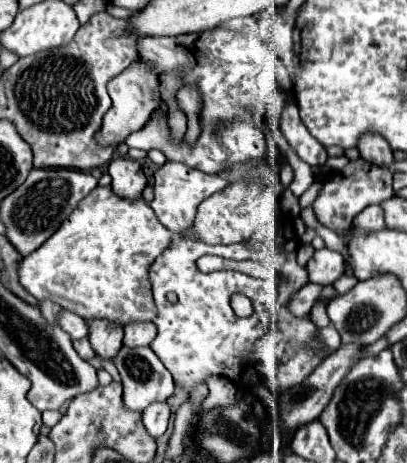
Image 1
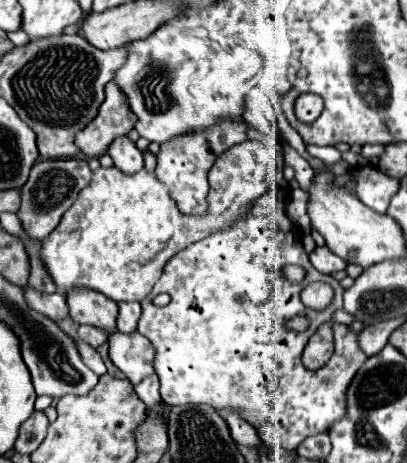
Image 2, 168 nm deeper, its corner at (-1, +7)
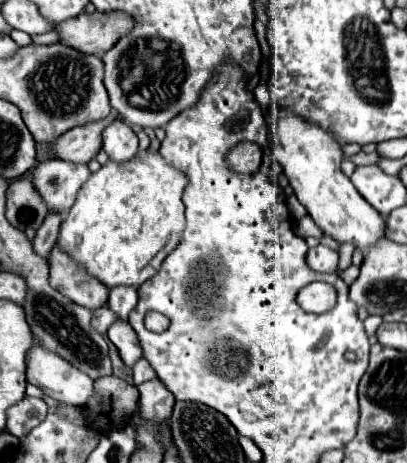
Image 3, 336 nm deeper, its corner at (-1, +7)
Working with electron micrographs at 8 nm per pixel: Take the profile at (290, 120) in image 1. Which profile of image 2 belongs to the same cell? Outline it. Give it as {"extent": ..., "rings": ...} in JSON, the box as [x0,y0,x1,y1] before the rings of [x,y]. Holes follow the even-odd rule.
{"extent":[308,146,342,164],"rings":[[[308,146],[308,152],[310,152],[314,158],[318,158],[318,160],[322,160],[322,162],[326,162],[326,164],[336,164],[336,162],[342,160],[342,154],[340,154],[334,146],[326,146],[326,148]]]}

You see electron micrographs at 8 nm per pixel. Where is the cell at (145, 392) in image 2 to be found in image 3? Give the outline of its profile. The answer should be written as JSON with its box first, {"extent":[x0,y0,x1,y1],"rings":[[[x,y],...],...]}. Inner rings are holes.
{"extent":[132,358,156,386],"rings":[[[142,358],[140,364],[134,366],[132,370],[134,370],[134,384],[136,384],[136,386],[140,386],[140,384],[144,384],[144,382],[156,378],[156,372],[154,372],[152,366],[148,364],[148,360],[144,360],[144,358]]]}

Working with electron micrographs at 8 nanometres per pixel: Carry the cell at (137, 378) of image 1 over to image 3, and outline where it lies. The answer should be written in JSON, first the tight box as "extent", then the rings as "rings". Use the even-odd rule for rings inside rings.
{"extent":[108,322,142,366],"rings":[[[114,322],[108,330],[110,342],[118,348],[118,354],[126,366],[134,366],[142,358],[142,348],[134,328],[128,322]]]}

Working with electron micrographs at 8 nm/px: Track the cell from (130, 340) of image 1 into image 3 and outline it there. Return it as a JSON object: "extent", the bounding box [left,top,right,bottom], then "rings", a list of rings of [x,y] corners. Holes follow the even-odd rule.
{"extent":[108,288,138,322],"rings":[[[112,288],[108,298],[108,308],[118,314],[118,320],[126,322],[130,312],[136,308],[138,294],[134,288]]]}

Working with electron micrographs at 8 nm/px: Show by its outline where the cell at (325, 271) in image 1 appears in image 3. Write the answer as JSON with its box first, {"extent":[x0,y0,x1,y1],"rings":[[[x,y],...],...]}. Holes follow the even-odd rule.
{"extent":[306,244,338,272],"rings":[[[318,244],[316,248],[310,248],[310,250],[308,250],[306,262],[308,262],[310,268],[316,270],[316,272],[336,272],[338,252],[332,250],[332,248],[328,248],[328,246]]]}

